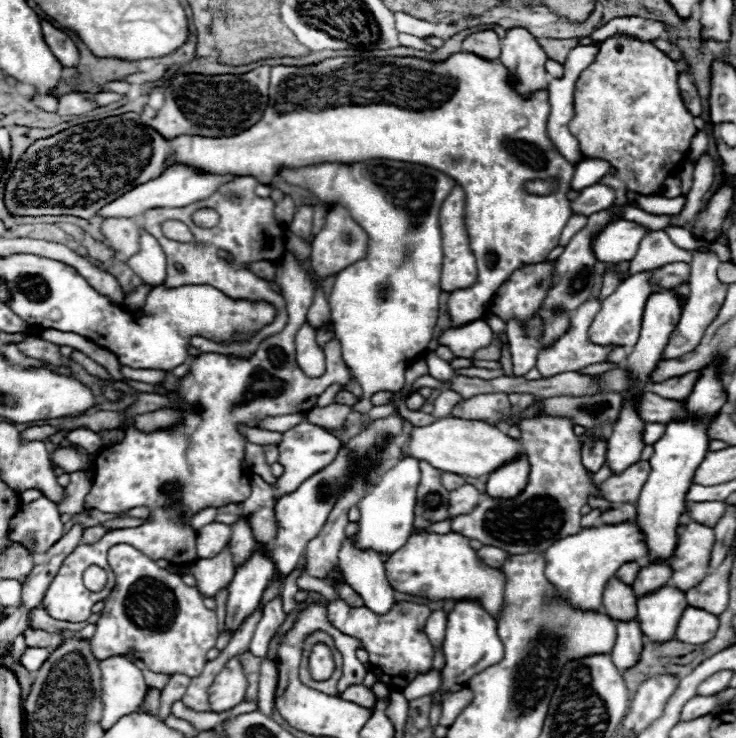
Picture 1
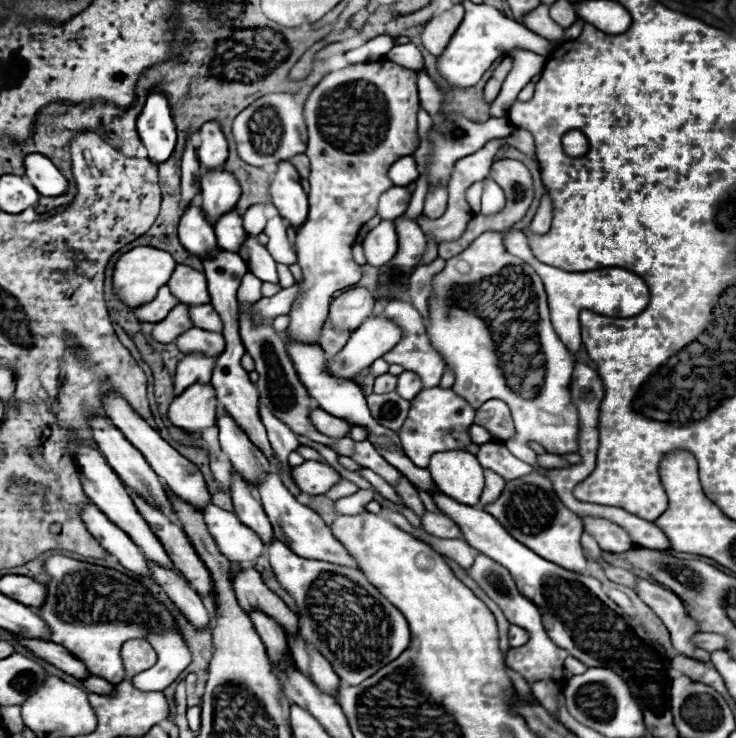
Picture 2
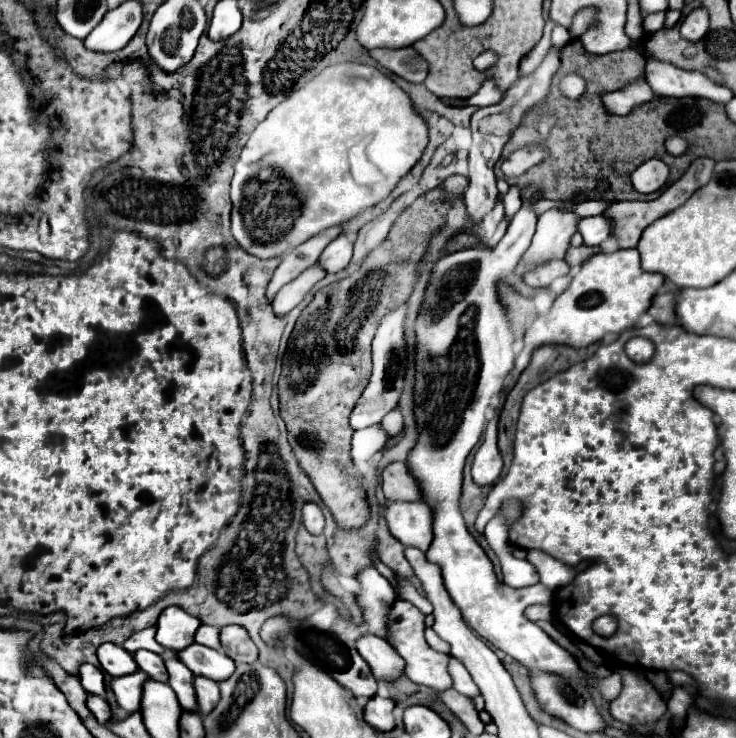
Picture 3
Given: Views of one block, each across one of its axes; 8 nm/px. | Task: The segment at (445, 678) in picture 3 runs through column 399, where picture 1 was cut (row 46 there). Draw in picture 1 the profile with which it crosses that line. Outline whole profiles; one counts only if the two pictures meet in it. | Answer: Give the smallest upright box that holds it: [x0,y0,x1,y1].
[568,38,696,204]

